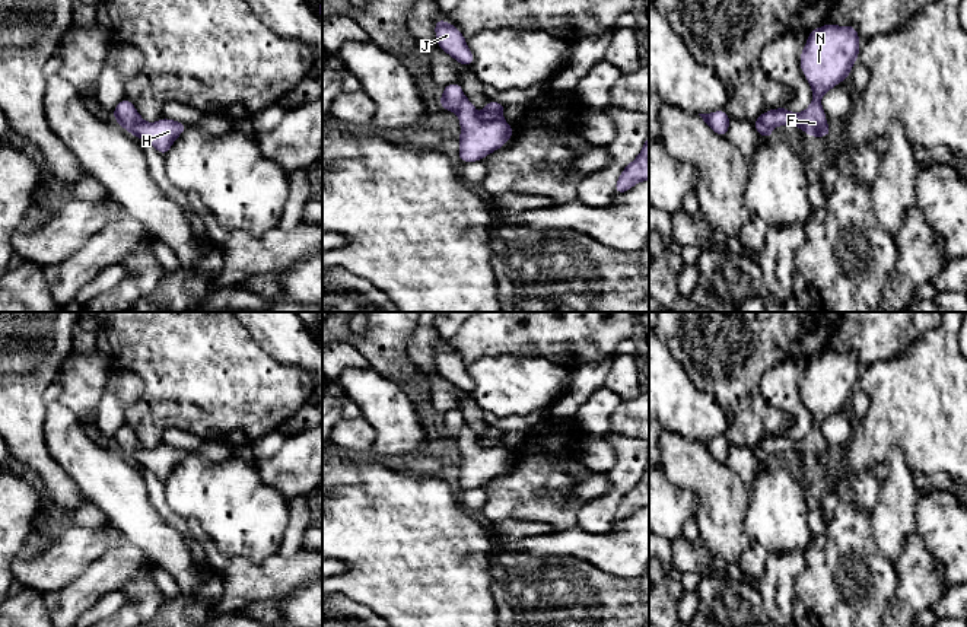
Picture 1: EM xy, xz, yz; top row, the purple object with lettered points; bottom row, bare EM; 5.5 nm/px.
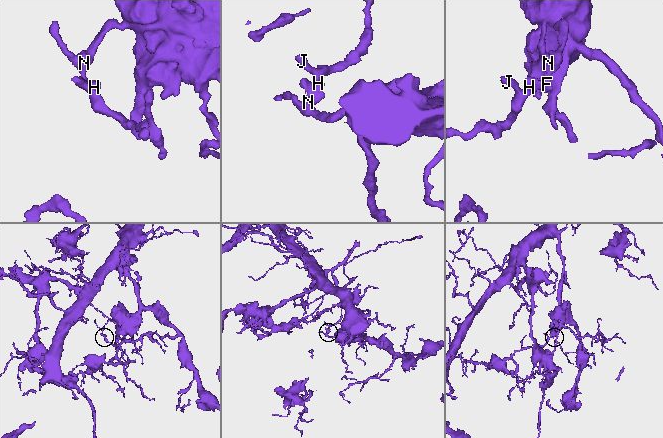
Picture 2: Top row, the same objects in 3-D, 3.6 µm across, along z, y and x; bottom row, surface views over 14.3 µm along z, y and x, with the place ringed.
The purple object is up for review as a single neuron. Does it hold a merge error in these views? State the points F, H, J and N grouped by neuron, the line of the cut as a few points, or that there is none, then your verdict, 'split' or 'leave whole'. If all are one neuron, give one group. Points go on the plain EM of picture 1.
F N / H J | yz (785, 435), (766, 438), (760, 444) | split

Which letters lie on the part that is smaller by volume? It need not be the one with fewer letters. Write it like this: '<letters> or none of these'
H, J

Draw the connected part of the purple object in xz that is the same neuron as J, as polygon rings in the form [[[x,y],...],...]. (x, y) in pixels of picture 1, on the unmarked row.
[[[435,346],[435,362],[442,378],[457,386],[461,392],[471,394],[474,381],[467,373],[462,359],[448,347]]]

